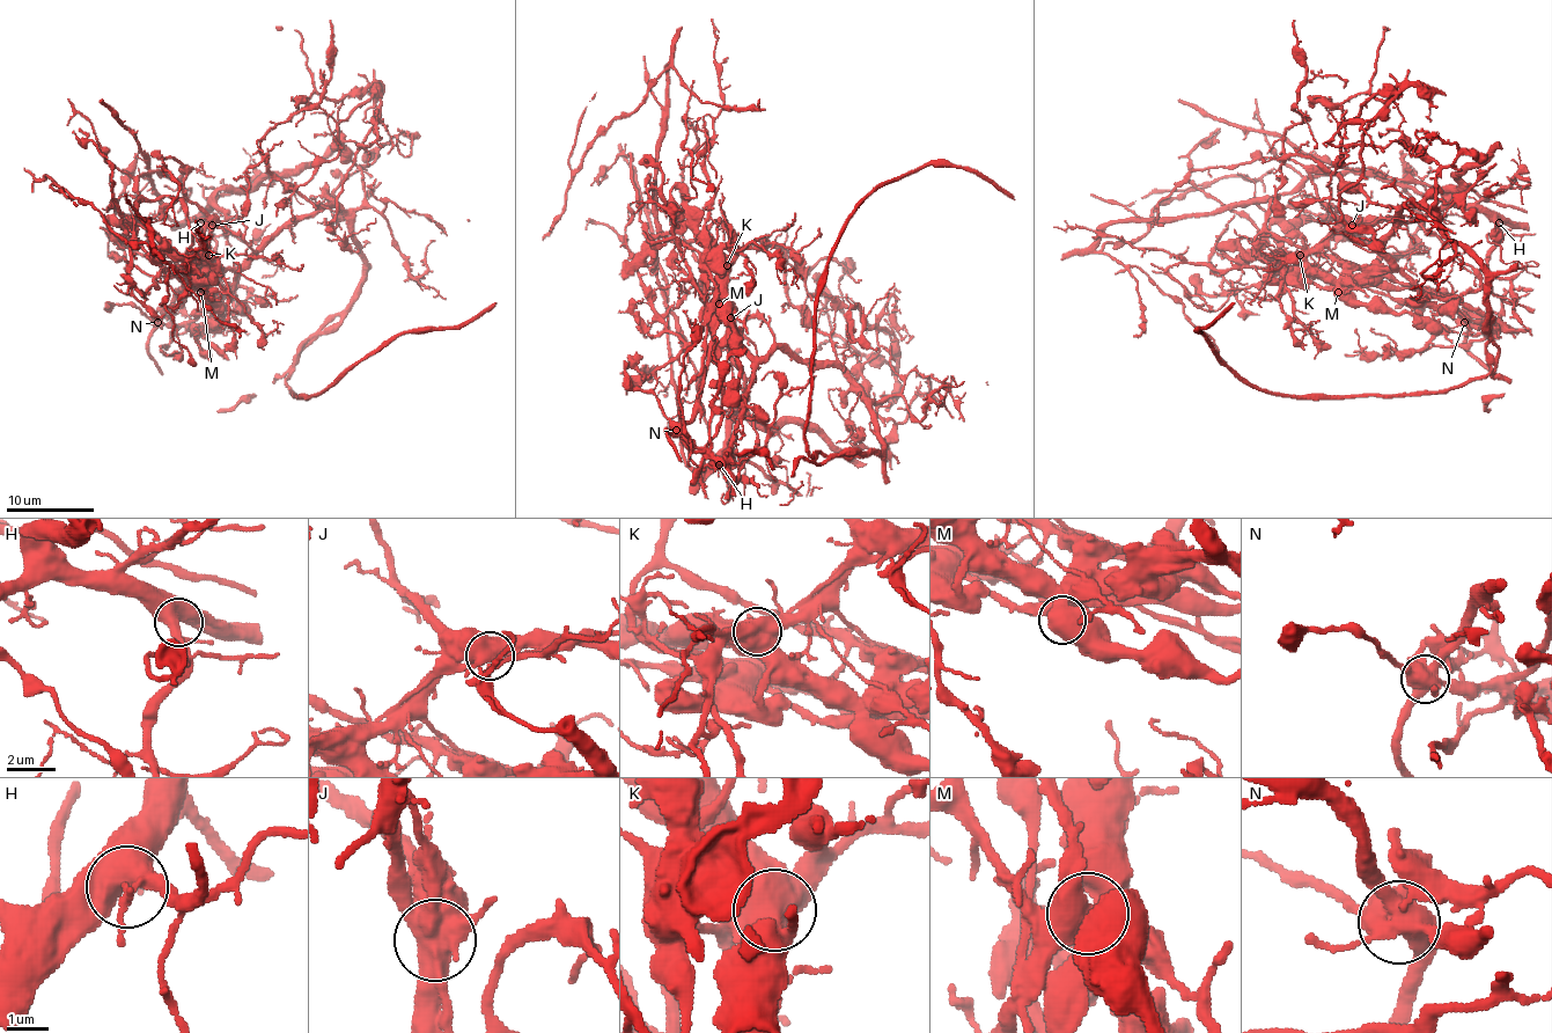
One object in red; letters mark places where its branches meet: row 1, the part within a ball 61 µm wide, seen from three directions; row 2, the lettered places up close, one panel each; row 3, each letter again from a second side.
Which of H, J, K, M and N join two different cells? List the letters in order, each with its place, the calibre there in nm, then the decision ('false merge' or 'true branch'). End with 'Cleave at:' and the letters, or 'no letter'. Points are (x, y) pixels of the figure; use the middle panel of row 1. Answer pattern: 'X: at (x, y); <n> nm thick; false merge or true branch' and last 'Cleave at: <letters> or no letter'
H: at (719, 464); 480 nm thick; true branch
J: at (730, 317); 600 nm thick; false merge
K: at (727, 265); 750 nm thick; false merge
M: at (719, 303); 800 nm thick; true branch
N: at (676, 430); 650 nm thick; false merge
Cleave at: J, K, N

